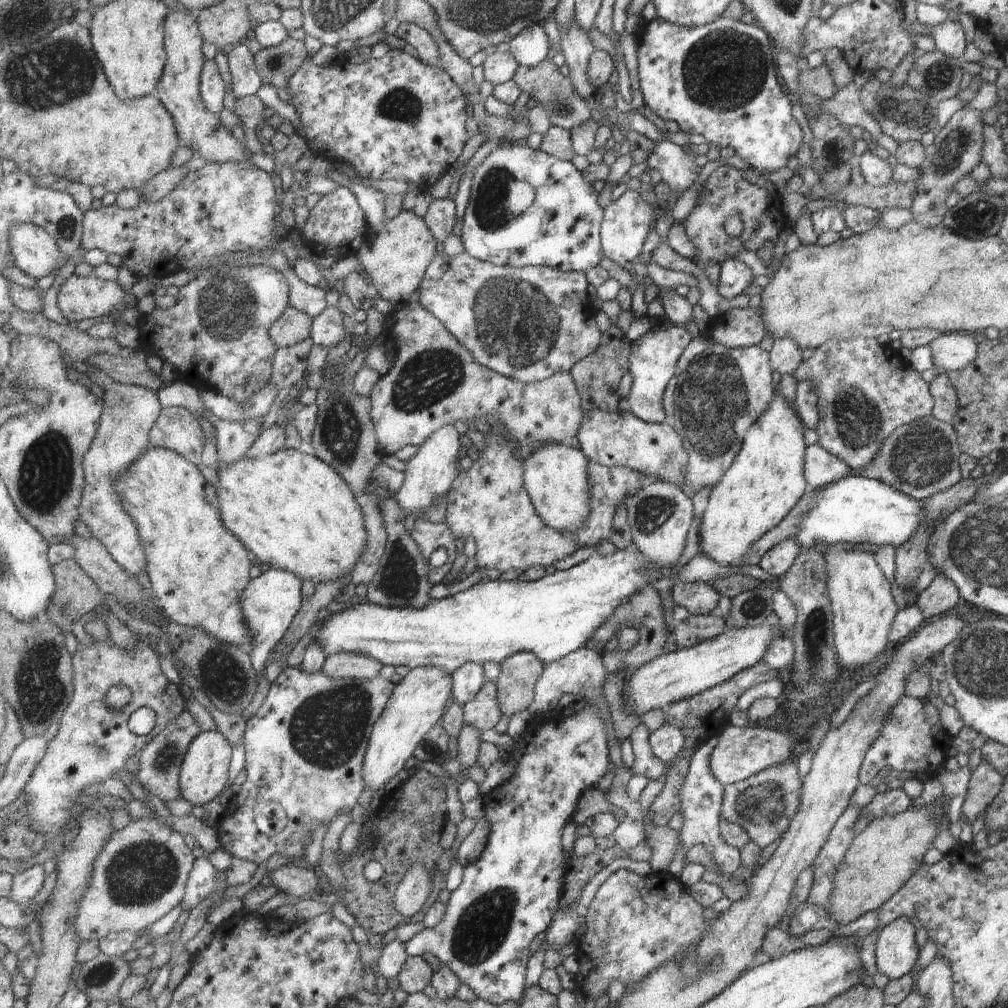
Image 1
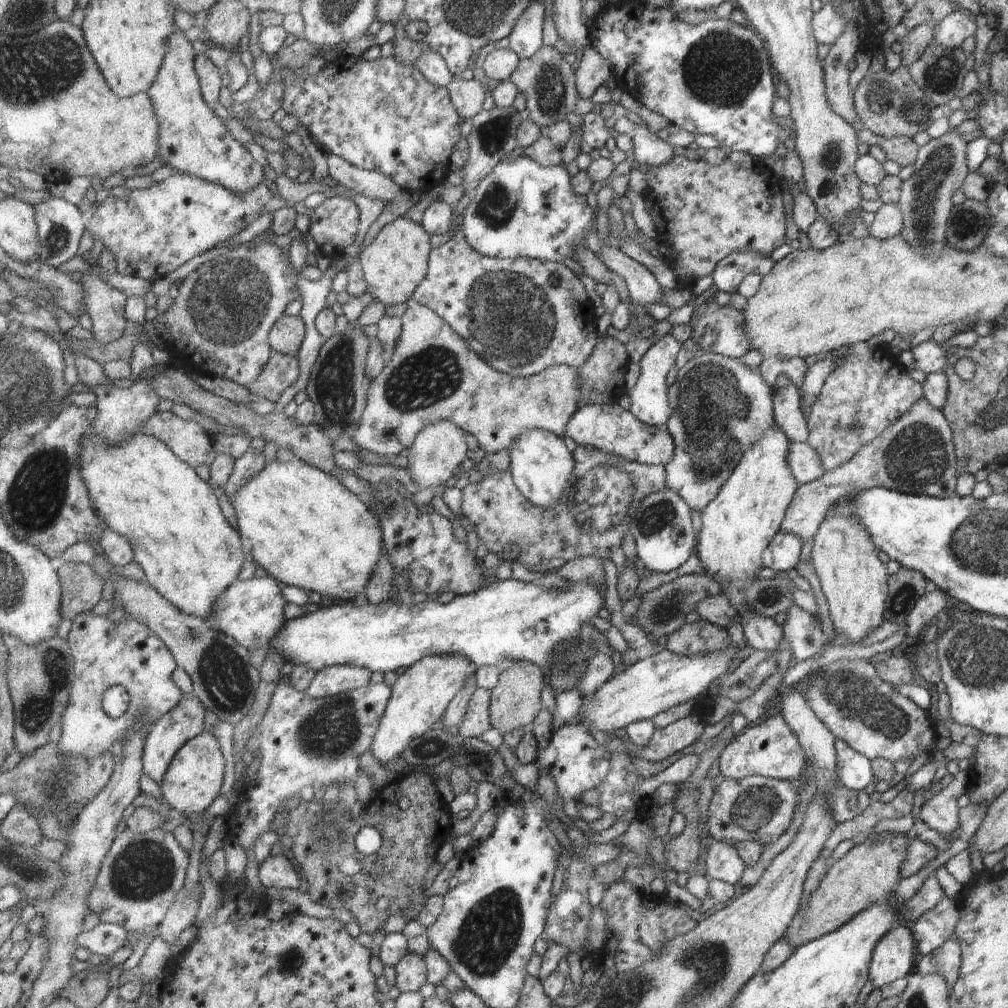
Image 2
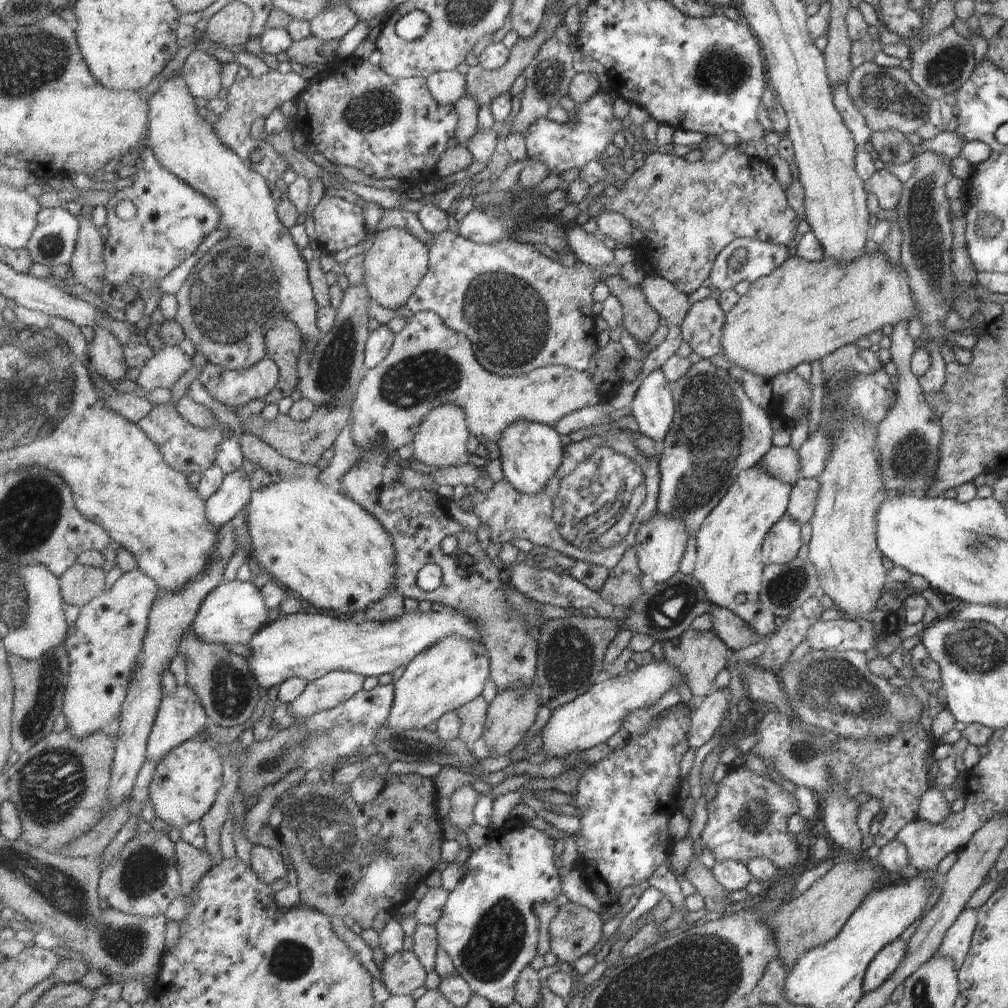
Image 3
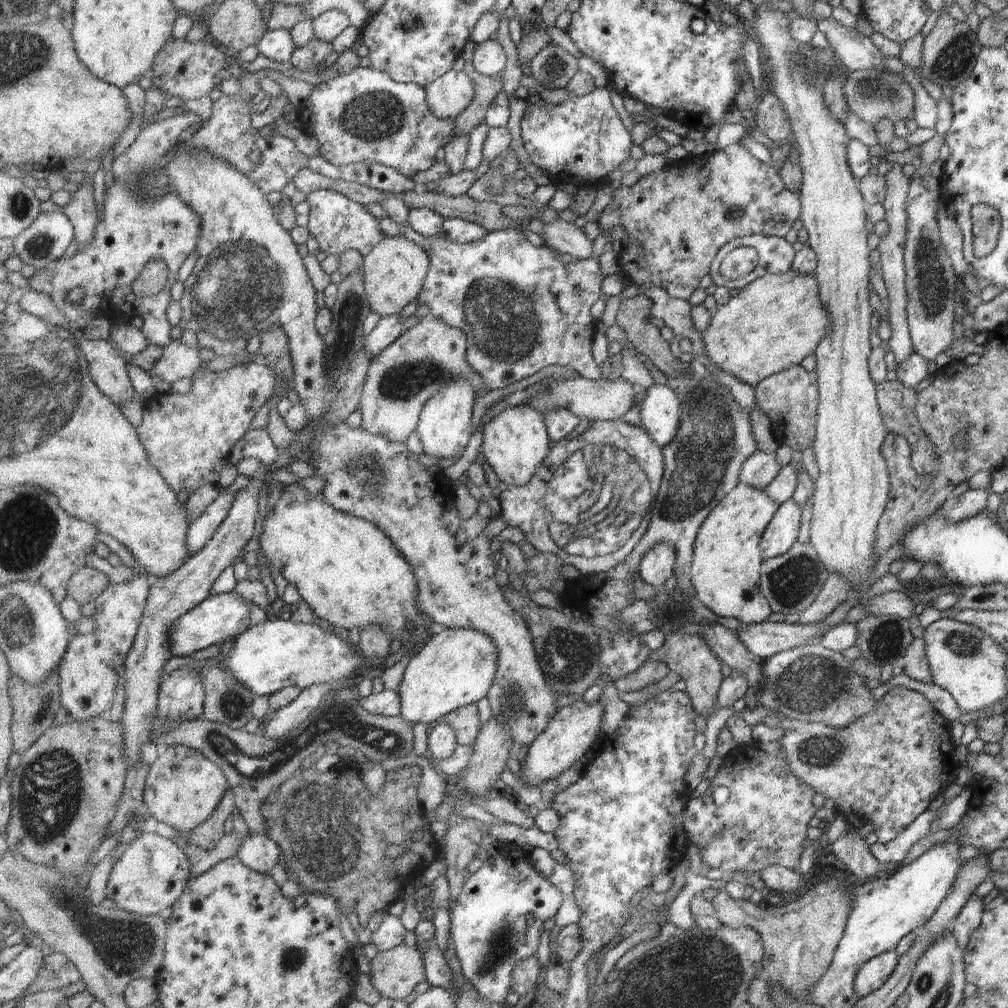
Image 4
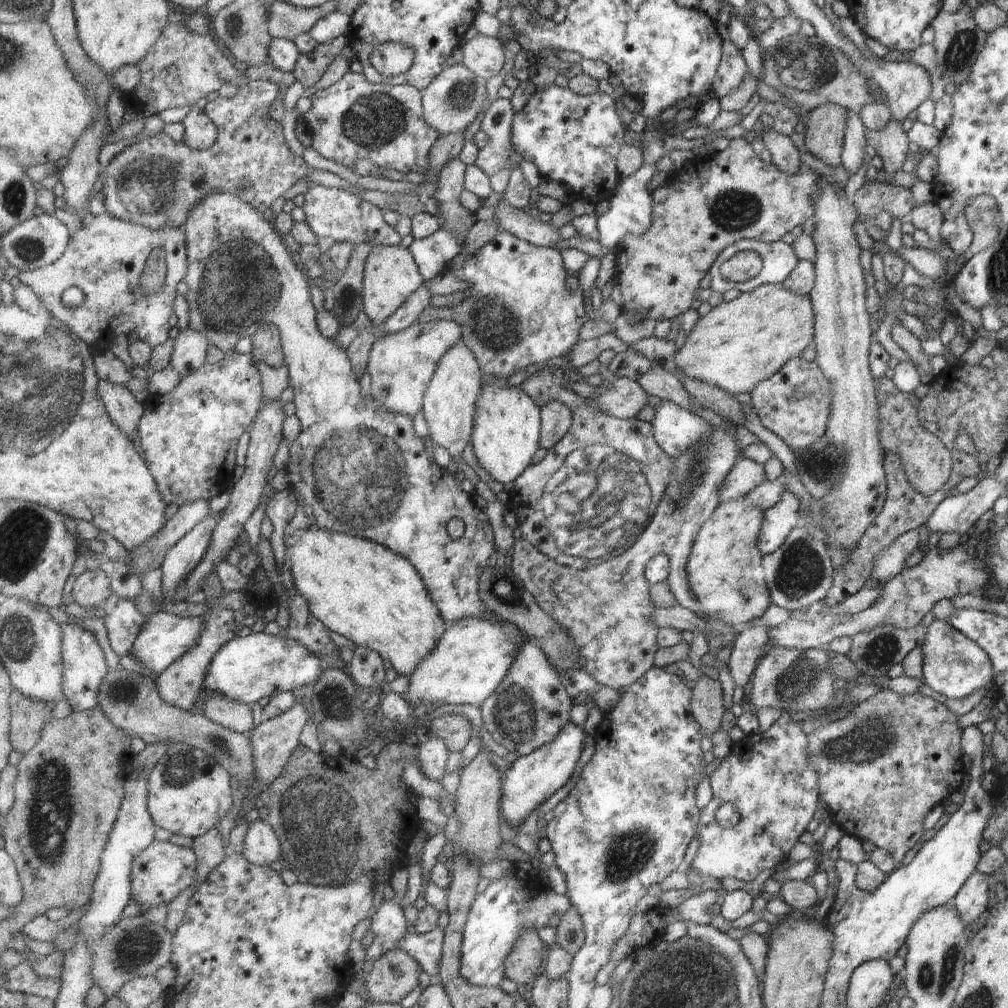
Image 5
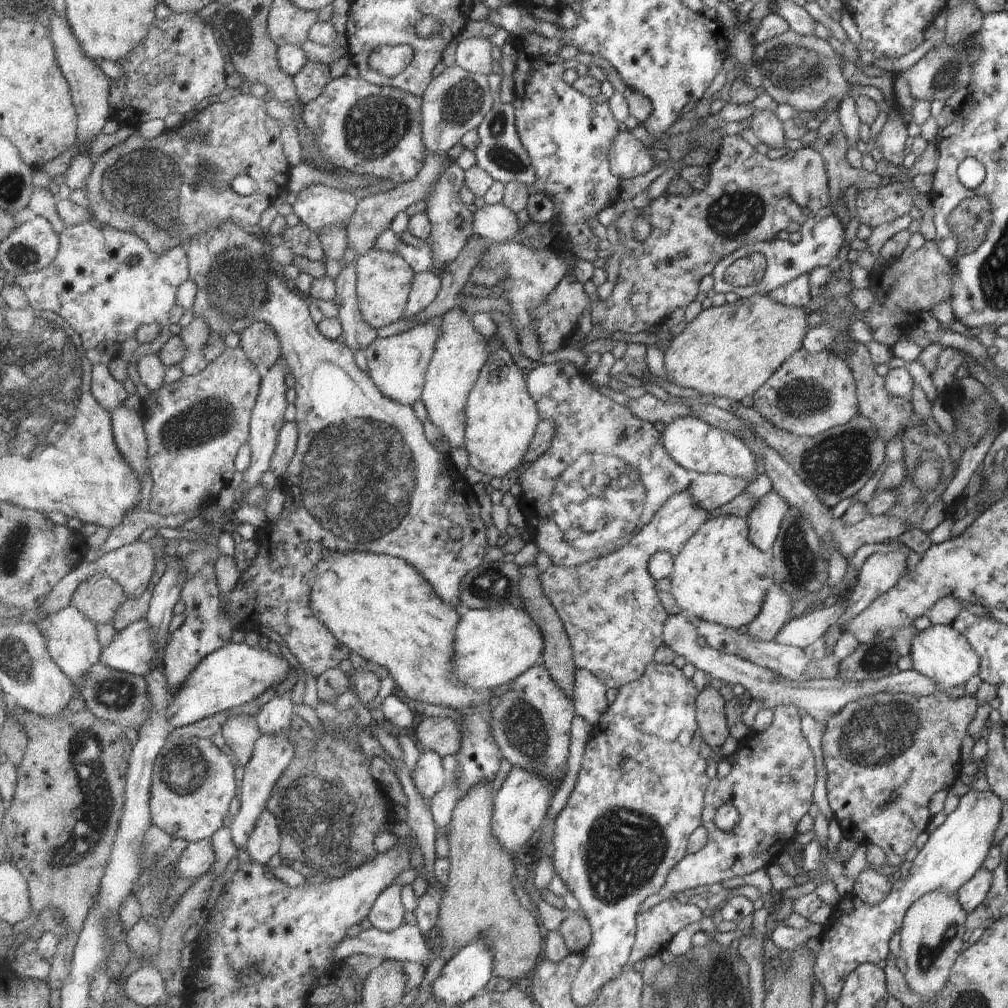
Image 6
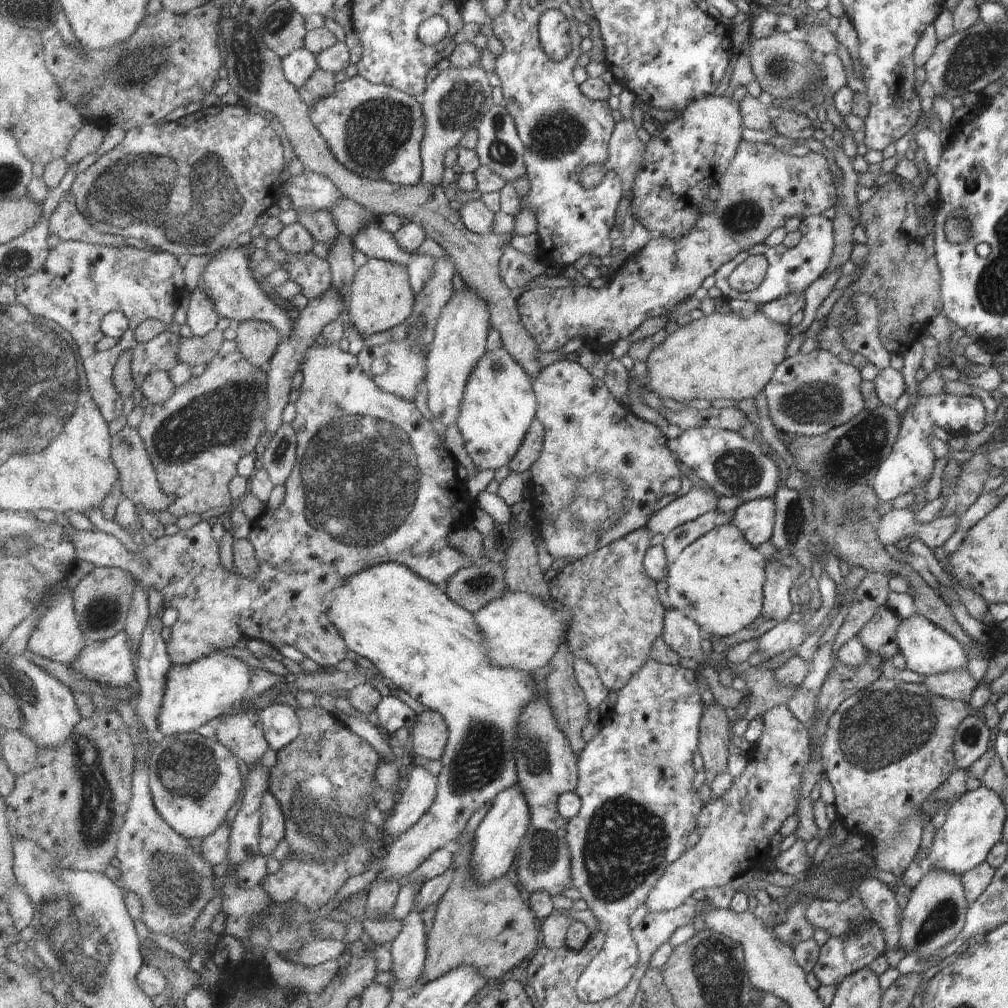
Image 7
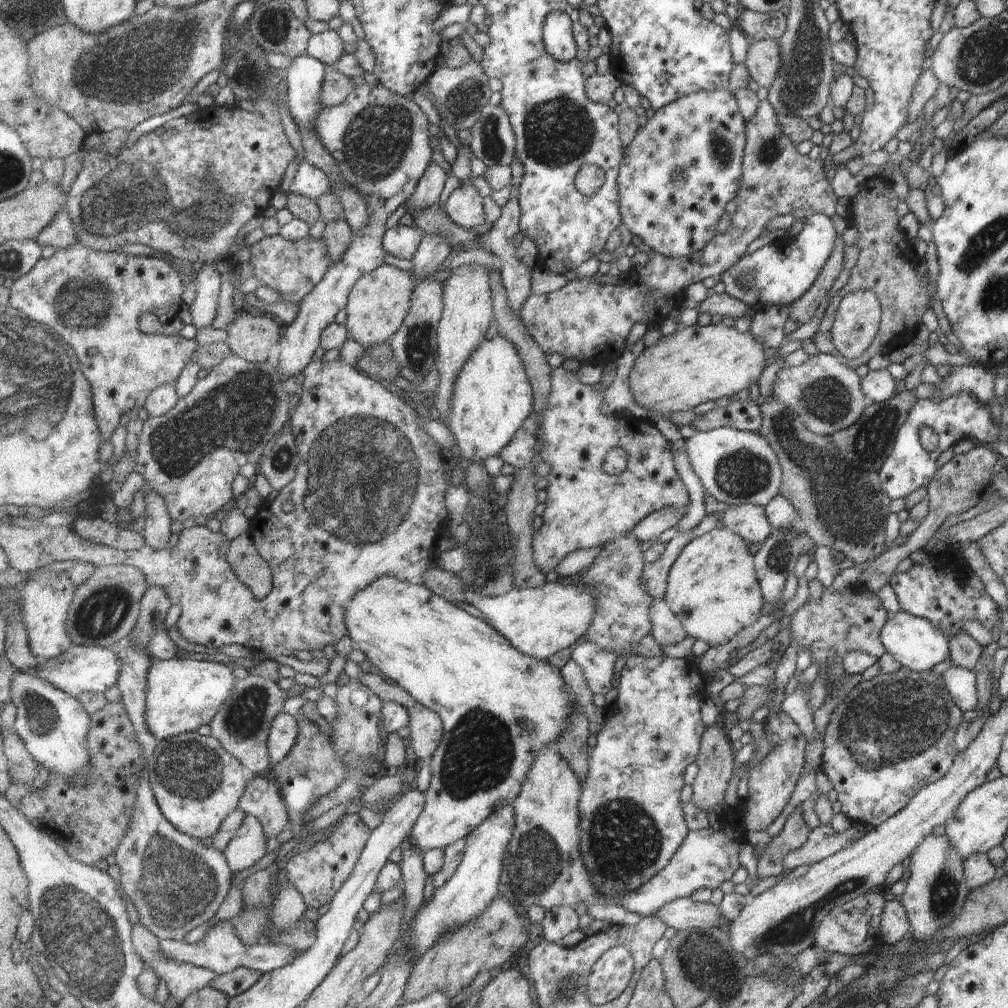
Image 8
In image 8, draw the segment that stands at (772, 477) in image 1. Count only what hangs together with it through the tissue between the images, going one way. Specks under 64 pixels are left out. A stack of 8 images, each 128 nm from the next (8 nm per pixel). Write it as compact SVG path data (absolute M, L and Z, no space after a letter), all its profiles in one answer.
M716 526L683 549L669 571L668 591L663 600L679 617L689 636L709 647L721 646L751 626L759 618L759 610L766 610L753 567L743 538Z

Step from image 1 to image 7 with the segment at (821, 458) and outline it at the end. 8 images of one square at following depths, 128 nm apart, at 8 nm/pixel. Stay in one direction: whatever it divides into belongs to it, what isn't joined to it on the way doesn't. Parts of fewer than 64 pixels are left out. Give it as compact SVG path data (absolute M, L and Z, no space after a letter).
M692 488L687 496L656 512L646 528L652 536L668 535L678 526L694 521L698 516L713 510L718 498L719 496L709 488L708 490Z

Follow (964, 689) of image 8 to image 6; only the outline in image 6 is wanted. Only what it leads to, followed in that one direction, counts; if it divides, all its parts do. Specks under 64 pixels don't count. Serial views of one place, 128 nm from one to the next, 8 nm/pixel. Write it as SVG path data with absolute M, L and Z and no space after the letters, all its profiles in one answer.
M685 613L670 616L664 627L664 645L669 646L677 655L683 656L697 670L708 674L712 681L718 680L727 683L729 686L735 684L742 686L749 692L751 699L759 704L759 709L769 710L769 708L773 709L781 704L793 704L797 709L802 709L806 714L809 714L815 722L825 724L828 718L843 708L845 704L859 700L863 696L887 692L923 697L931 695L933 692L942 692L941 688L937 688L937 684L933 684L929 678L914 672L912 669L898 671L882 678L875 678L875 680L861 680L861 682L842 680L838 677L829 680L807 679L803 682L789 682L785 678L775 676L771 670L759 668L759 666L738 658L736 655L718 652L709 646L697 646L697 632L687 618Z

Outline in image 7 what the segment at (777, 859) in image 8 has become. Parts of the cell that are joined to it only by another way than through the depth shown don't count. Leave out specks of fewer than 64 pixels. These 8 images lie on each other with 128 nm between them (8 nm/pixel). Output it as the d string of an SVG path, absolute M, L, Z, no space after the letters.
M866 651L866 660L861 663L861 666L850 667L838 662L835 668L827 673L827 676L824 678L824 681L820 686L820 691L816 696L816 705L814 706L812 721L810 722L810 725L807 726L810 755L808 762L805 763L800 774L800 799L797 799L796 811L794 812L795 818L797 818L797 825L795 826L793 834L797 841L803 841L806 843L811 840L811 838L819 836L820 833L813 823L813 816L809 805L809 792L811 792L811 788L813 788L817 782L823 780L822 768L820 765L820 748L828 718L836 711L836 708L841 704L843 699L846 699L854 692L859 692L859 690L865 688L869 683L878 679L880 676L880 666L885 662L887 661L877 656L875 653L869 653Z

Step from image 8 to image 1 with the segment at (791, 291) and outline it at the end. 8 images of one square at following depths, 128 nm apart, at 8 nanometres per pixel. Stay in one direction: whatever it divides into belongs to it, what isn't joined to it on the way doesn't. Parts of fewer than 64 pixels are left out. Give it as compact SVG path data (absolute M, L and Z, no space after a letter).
M735 257L729 258L721 264L717 293L725 299L732 299L750 284L752 278L751 270L743 262Z

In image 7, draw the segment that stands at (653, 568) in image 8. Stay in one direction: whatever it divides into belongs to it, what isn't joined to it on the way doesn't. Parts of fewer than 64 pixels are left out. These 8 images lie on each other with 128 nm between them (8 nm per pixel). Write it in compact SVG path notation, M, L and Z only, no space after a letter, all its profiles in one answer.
M711 510L698 516L694 521L689 521L687 524L672 530L662 542L666 550L668 564L672 565L685 548L693 544L709 529L729 522L731 515L732 512L722 513L721 511Z

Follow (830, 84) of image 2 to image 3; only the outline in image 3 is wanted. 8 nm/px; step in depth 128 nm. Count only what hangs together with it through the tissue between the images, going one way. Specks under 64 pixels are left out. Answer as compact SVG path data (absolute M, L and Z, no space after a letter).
M839 84L839 86L830 93L833 107L836 109L841 120L843 120L843 124L847 126L847 130L851 132L855 145L862 146L868 142L871 131L867 128L863 116L861 116L857 108L853 106L853 102L851 98L849 98L849 94L847 94L846 84Z

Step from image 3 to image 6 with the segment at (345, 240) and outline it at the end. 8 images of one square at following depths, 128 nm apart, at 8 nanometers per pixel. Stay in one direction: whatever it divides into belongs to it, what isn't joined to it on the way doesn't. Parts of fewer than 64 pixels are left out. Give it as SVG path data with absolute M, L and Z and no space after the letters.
M319 183L298 193L292 208L301 222L318 233L339 223L346 228L358 204L359 199L353 193Z

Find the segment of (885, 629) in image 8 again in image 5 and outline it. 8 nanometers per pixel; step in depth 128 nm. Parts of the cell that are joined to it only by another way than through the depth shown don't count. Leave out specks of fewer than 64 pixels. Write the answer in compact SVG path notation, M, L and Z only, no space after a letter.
M934 620L927 626L923 644L920 644L923 652L921 671L922 683L941 699L947 702L950 700L960 700L969 696L971 692L977 692L981 688L990 688L992 686L993 668L991 662L977 647L973 640L969 640L967 636L963 636L955 628L952 628L943 620Z

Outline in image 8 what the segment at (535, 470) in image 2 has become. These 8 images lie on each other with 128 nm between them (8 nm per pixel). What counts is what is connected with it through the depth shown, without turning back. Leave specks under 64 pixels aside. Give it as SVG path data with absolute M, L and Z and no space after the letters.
M501 334L483 340L464 364L452 392L452 415L447 422L461 450L459 459L482 463L487 456L500 456L534 410L531 377L516 344Z

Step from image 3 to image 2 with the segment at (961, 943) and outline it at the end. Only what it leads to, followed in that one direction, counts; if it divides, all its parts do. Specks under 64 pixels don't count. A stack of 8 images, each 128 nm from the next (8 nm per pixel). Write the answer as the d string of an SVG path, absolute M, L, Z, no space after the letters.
M951 936L941 944L941 947L935 948L933 952L929 952L927 955L918 955L913 970L921 976L939 974L945 980L947 994L949 995L957 979L960 963L959 942Z

